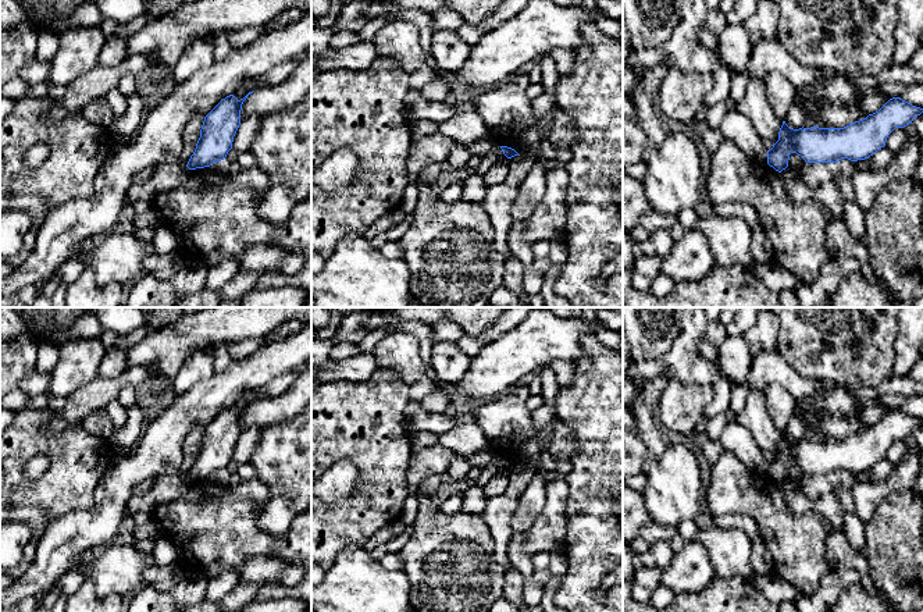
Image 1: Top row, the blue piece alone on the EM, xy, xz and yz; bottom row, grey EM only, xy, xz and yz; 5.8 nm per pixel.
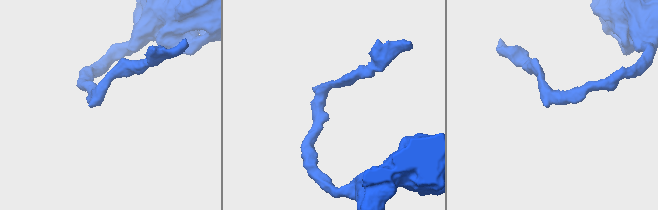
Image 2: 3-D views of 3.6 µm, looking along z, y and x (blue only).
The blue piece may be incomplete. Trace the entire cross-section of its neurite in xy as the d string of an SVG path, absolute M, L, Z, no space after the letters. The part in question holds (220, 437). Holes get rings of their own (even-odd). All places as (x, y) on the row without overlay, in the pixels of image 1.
M250 405L240 412L227 408L204 428L196 460L186 476L189 481L210 478L227 469L240 437L242 416Z

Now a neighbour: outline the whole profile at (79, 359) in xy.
M100 337L74 338L60 344L58 362L49 374L49 392L65 399L72 391L97 377L106 351Z

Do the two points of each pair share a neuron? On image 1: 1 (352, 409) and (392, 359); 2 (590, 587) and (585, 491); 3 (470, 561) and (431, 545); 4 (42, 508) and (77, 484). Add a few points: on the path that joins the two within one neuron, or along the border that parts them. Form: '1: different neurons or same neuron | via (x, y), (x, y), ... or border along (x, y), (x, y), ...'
1: different neurons | border along (380, 366), (389, 367), (398, 374)
2: same neuron | via (590, 564), (590, 515)
3: same neuron | via (460, 561), (451, 561), (441, 555)
4: same neuron | via (50, 500), (68, 484)

